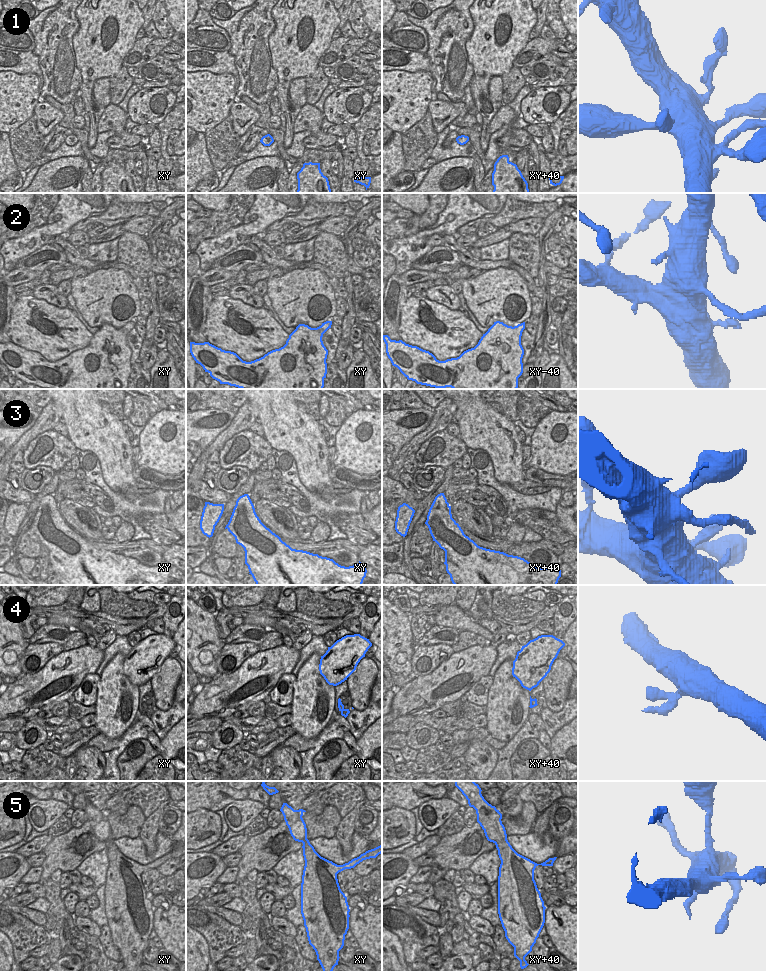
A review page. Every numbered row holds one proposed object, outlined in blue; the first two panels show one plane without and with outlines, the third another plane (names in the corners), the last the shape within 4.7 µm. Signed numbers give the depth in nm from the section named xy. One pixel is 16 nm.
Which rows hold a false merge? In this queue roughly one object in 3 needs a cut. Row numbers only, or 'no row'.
2

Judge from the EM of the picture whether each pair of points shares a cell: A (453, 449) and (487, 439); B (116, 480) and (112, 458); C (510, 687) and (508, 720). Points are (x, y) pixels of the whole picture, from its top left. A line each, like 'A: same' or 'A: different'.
A: different
B: same
C: same

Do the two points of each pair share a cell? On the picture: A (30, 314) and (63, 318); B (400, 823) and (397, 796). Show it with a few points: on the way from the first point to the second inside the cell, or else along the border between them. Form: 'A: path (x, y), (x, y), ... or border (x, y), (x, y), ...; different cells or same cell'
A: path (38, 312), (42, 311), (50, 318), (55, 318); same cell
B: border (392, 806), (398, 806), (410, 811); different cells

